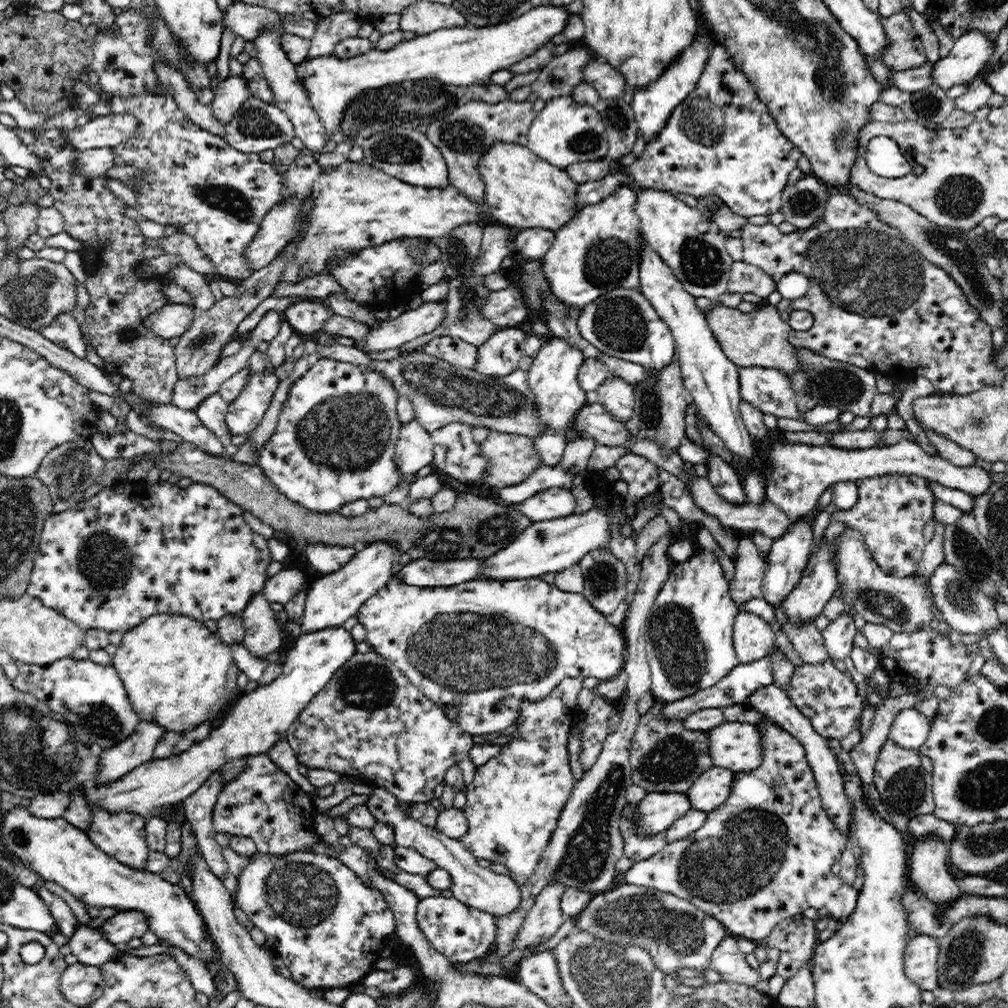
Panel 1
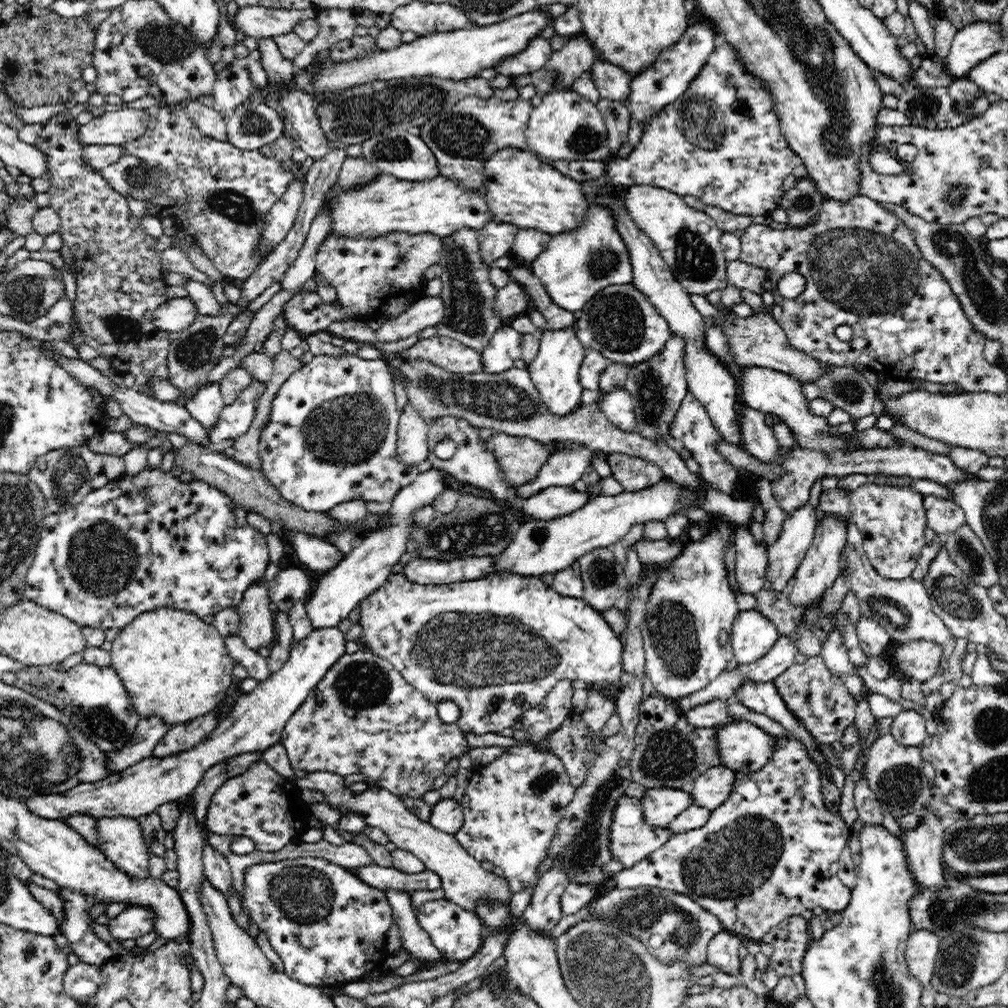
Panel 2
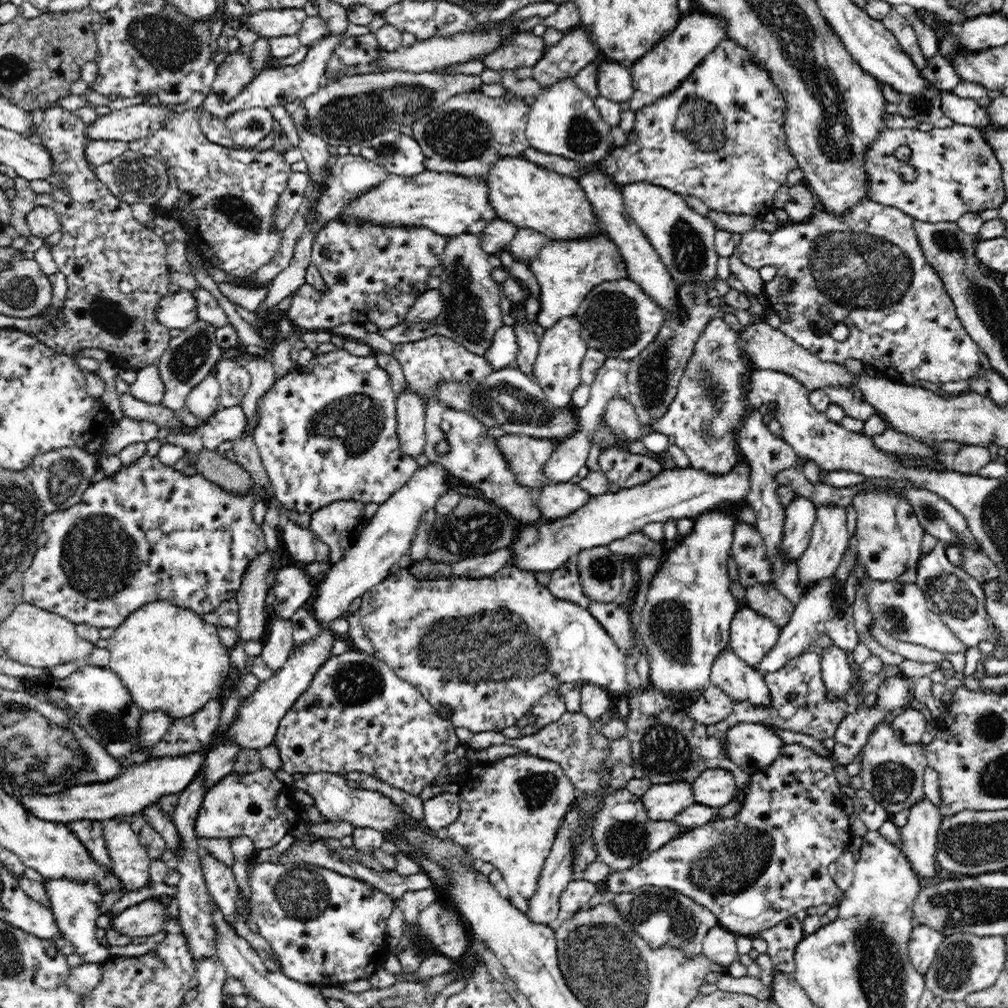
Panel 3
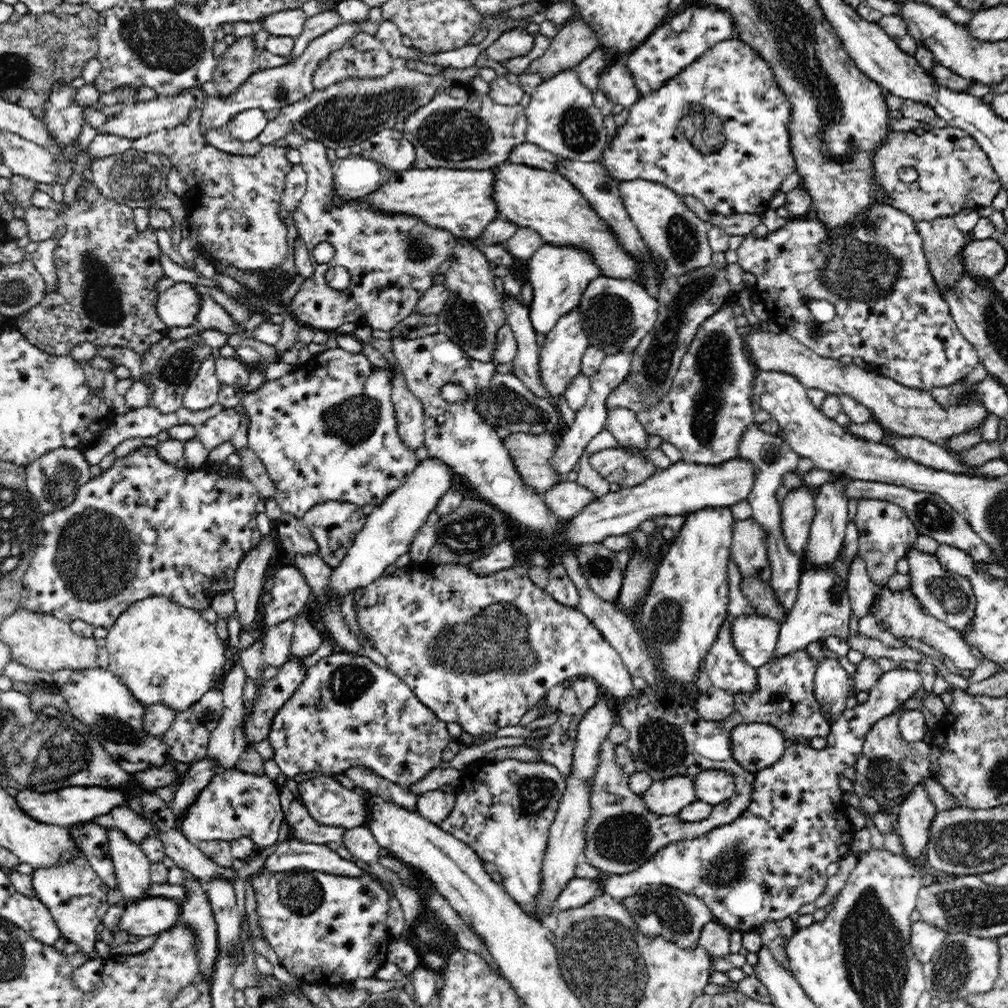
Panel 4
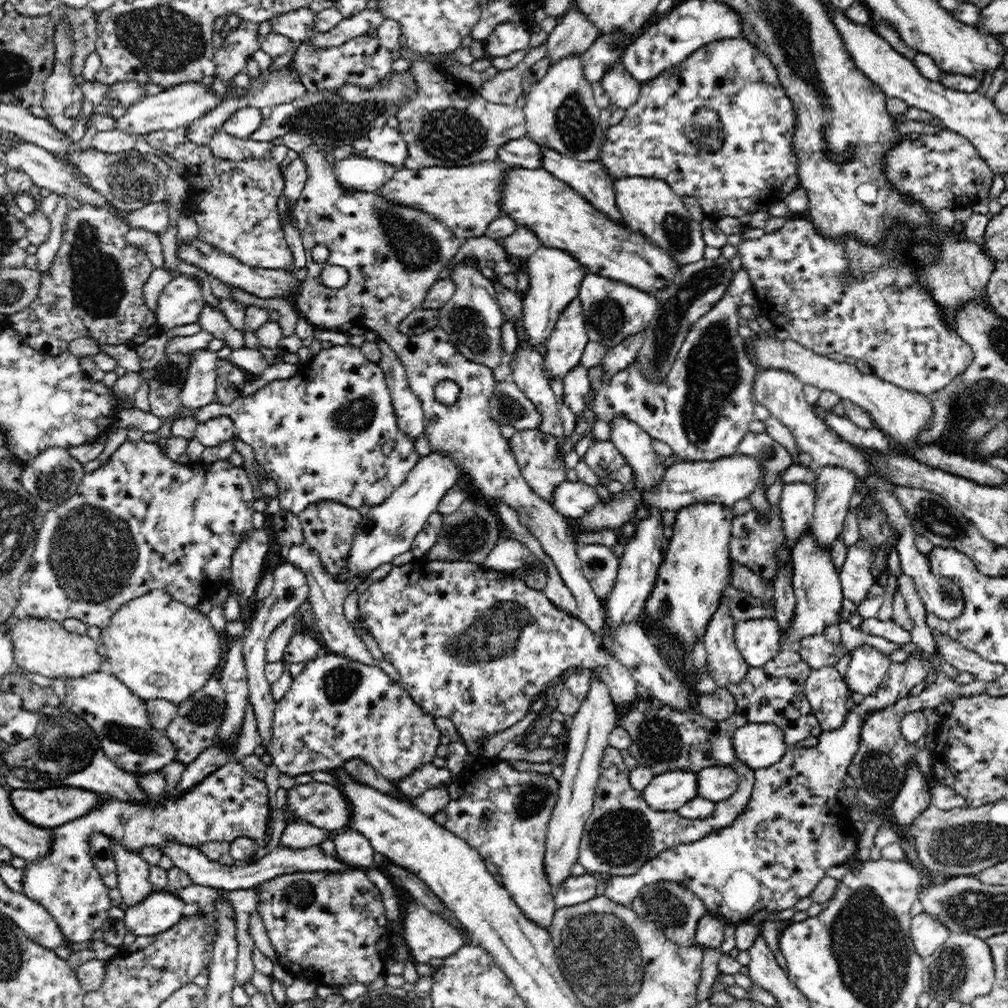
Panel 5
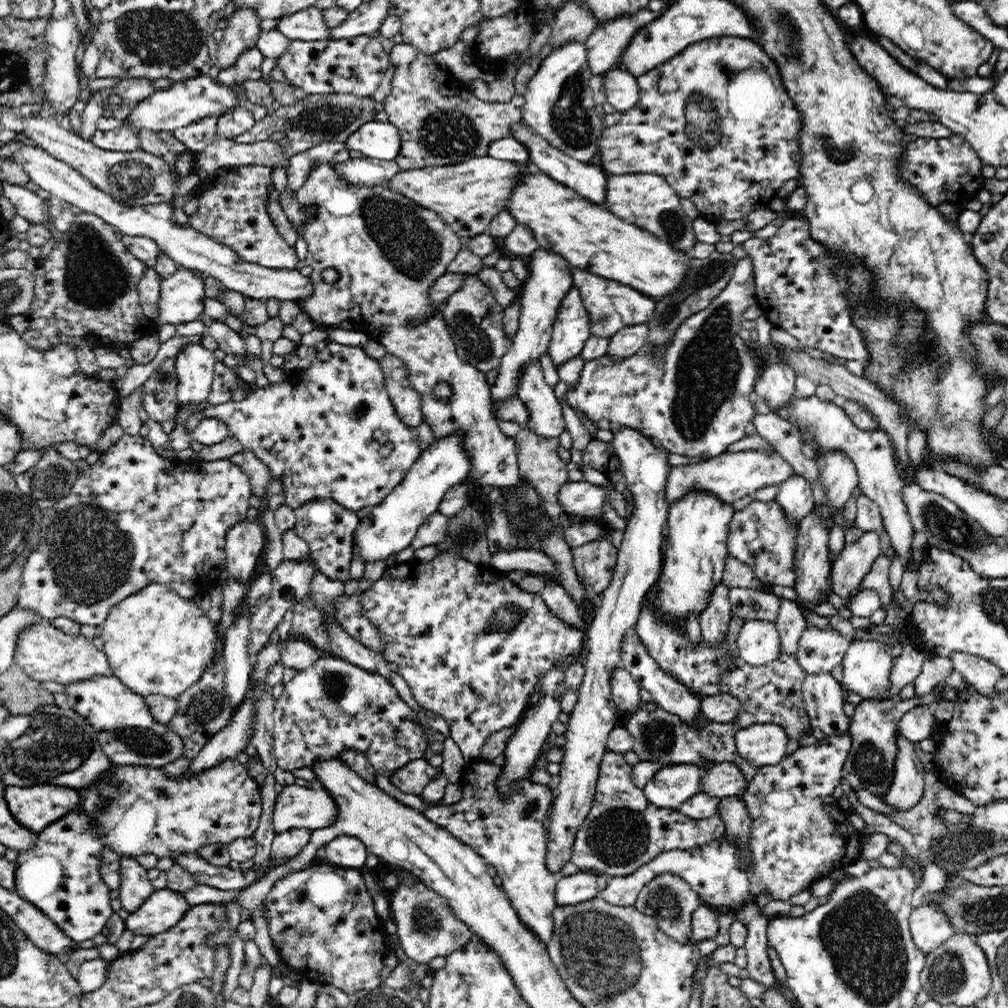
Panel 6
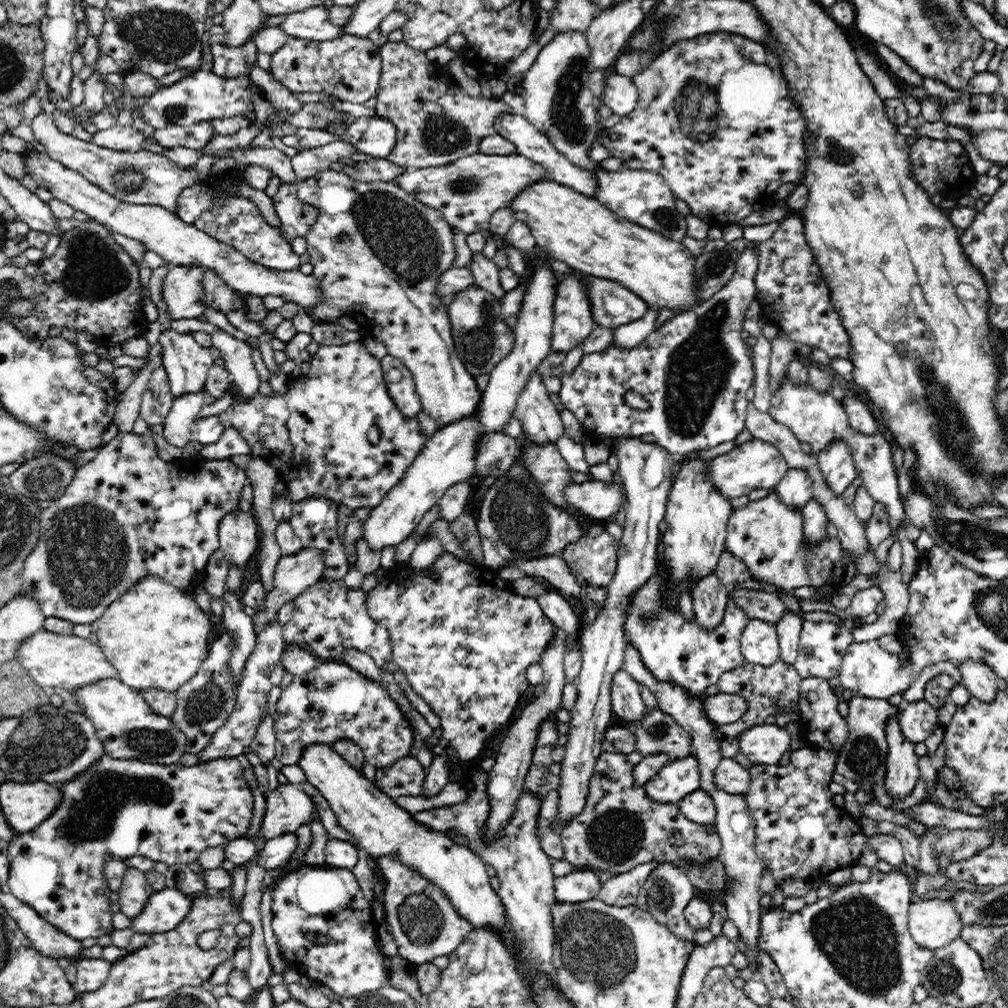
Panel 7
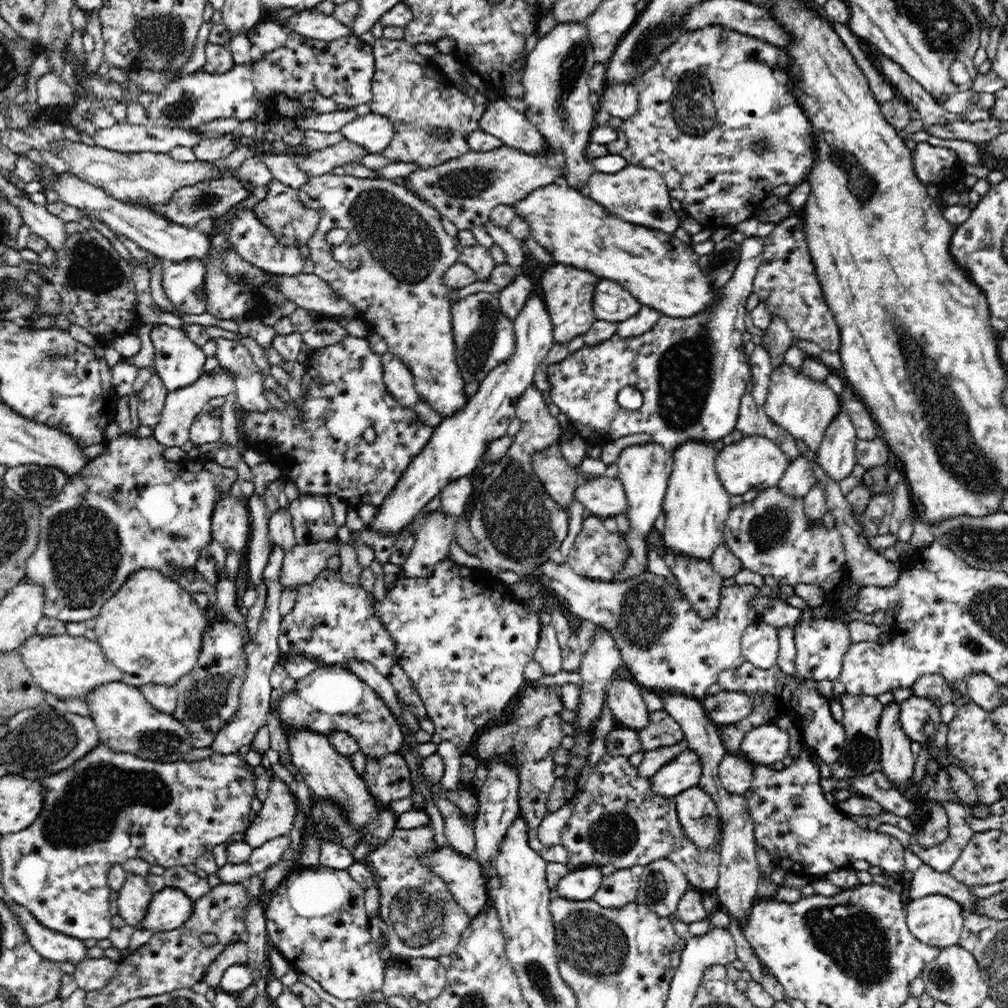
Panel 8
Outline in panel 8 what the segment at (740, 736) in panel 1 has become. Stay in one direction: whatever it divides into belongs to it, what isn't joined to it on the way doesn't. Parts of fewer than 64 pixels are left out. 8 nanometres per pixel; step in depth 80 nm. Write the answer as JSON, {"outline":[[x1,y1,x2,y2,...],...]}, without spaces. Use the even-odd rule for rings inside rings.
{"outline":[[764,724,750,730,741,742,739,752,752,764,771,766,789,753,790,736,775,724]]}

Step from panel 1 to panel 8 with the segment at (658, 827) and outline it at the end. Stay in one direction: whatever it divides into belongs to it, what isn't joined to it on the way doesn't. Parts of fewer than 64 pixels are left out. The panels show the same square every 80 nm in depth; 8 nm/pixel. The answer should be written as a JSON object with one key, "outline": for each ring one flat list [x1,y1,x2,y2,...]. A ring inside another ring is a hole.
{"outline":[[688,749,660,768,654,776,651,776,650,782,654,793,673,798,679,792,698,785,701,776,700,758,696,752]]}

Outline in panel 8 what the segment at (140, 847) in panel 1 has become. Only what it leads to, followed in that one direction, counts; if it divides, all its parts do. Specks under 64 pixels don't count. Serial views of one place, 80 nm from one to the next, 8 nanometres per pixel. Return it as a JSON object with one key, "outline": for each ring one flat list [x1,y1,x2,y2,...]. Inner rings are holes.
{"outline":[[128,872,118,890,118,912,127,925,140,929,142,918,152,900,153,890,146,884,146,879]]}

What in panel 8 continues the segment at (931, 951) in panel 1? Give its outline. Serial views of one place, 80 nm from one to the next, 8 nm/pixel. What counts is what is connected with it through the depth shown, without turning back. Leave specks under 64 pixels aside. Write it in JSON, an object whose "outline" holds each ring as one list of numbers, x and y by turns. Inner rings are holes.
{"outline":[[928,894,905,906,909,931,926,945,939,949,958,944,968,914,952,898]]}

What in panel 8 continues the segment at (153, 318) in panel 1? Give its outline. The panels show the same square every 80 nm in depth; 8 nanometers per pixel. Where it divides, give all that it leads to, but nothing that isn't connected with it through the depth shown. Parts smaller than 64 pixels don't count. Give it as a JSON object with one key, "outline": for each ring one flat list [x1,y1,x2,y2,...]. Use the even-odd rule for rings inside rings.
{"outline":[[198,258,166,263,162,285,175,310,184,314,207,312,206,262]]}

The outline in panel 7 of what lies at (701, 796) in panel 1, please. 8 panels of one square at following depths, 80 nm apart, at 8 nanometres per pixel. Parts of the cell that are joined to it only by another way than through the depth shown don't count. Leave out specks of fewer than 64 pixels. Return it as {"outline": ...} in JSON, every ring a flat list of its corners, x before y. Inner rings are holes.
{"outline":[[723,758,714,774,716,787,735,796,748,792,750,782,749,770,732,758]]}

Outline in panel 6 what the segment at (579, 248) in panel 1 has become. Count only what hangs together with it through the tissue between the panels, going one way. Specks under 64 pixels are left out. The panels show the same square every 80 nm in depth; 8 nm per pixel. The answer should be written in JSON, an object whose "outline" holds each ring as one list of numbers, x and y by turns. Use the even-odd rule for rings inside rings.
{"outline":[[538,249,525,260,530,276,519,289,519,327,515,332,510,349,505,356,502,356,502,361,497,368,497,378,491,384,491,402,493,404,502,404,510,396,514,396,524,366,530,362,540,361,540,358,548,353,558,308,560,308,564,295,574,286,572,273,568,269,569,262,563,260,560,255]]}

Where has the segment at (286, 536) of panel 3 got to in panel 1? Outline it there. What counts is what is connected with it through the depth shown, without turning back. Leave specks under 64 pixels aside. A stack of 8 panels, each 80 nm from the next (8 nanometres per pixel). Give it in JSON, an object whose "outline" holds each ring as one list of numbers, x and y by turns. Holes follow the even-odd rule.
{"outline":[[324,543,304,546,304,554,308,562,322,574,336,572,342,568,356,553,360,547,341,547,338,545,326,545]]}

